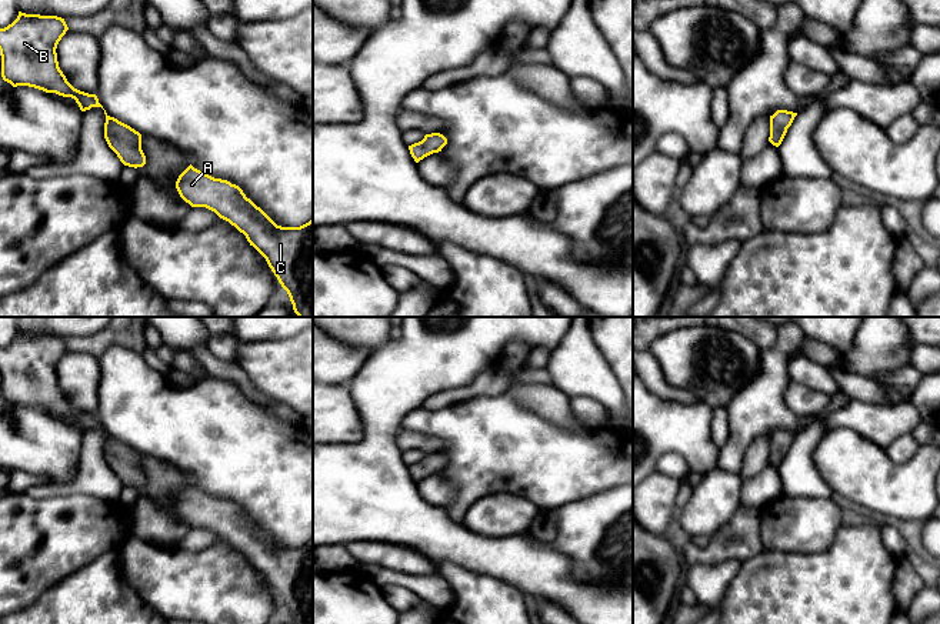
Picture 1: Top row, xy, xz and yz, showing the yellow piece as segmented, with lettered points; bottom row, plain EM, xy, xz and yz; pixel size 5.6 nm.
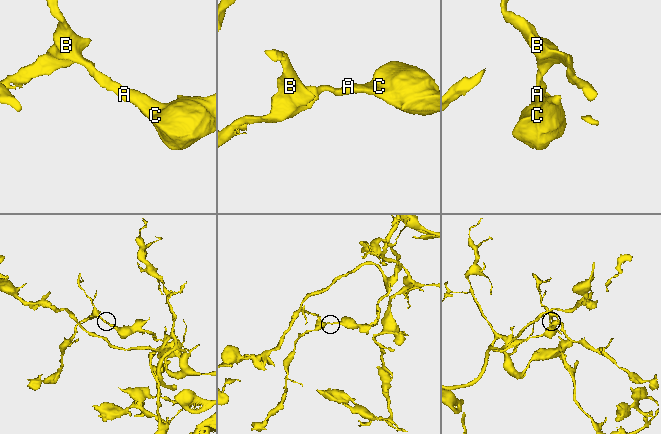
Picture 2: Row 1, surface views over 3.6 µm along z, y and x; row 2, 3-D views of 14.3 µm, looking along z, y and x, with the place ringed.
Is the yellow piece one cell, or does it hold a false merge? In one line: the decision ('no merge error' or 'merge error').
no merge error

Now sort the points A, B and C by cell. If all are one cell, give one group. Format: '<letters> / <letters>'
A B C

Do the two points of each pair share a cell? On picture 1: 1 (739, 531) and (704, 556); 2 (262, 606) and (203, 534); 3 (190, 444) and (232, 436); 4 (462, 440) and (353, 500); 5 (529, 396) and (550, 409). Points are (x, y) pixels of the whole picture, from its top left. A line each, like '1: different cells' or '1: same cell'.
1: same cell
2: different cells
3: same cell
4: different cells
5: same cell

